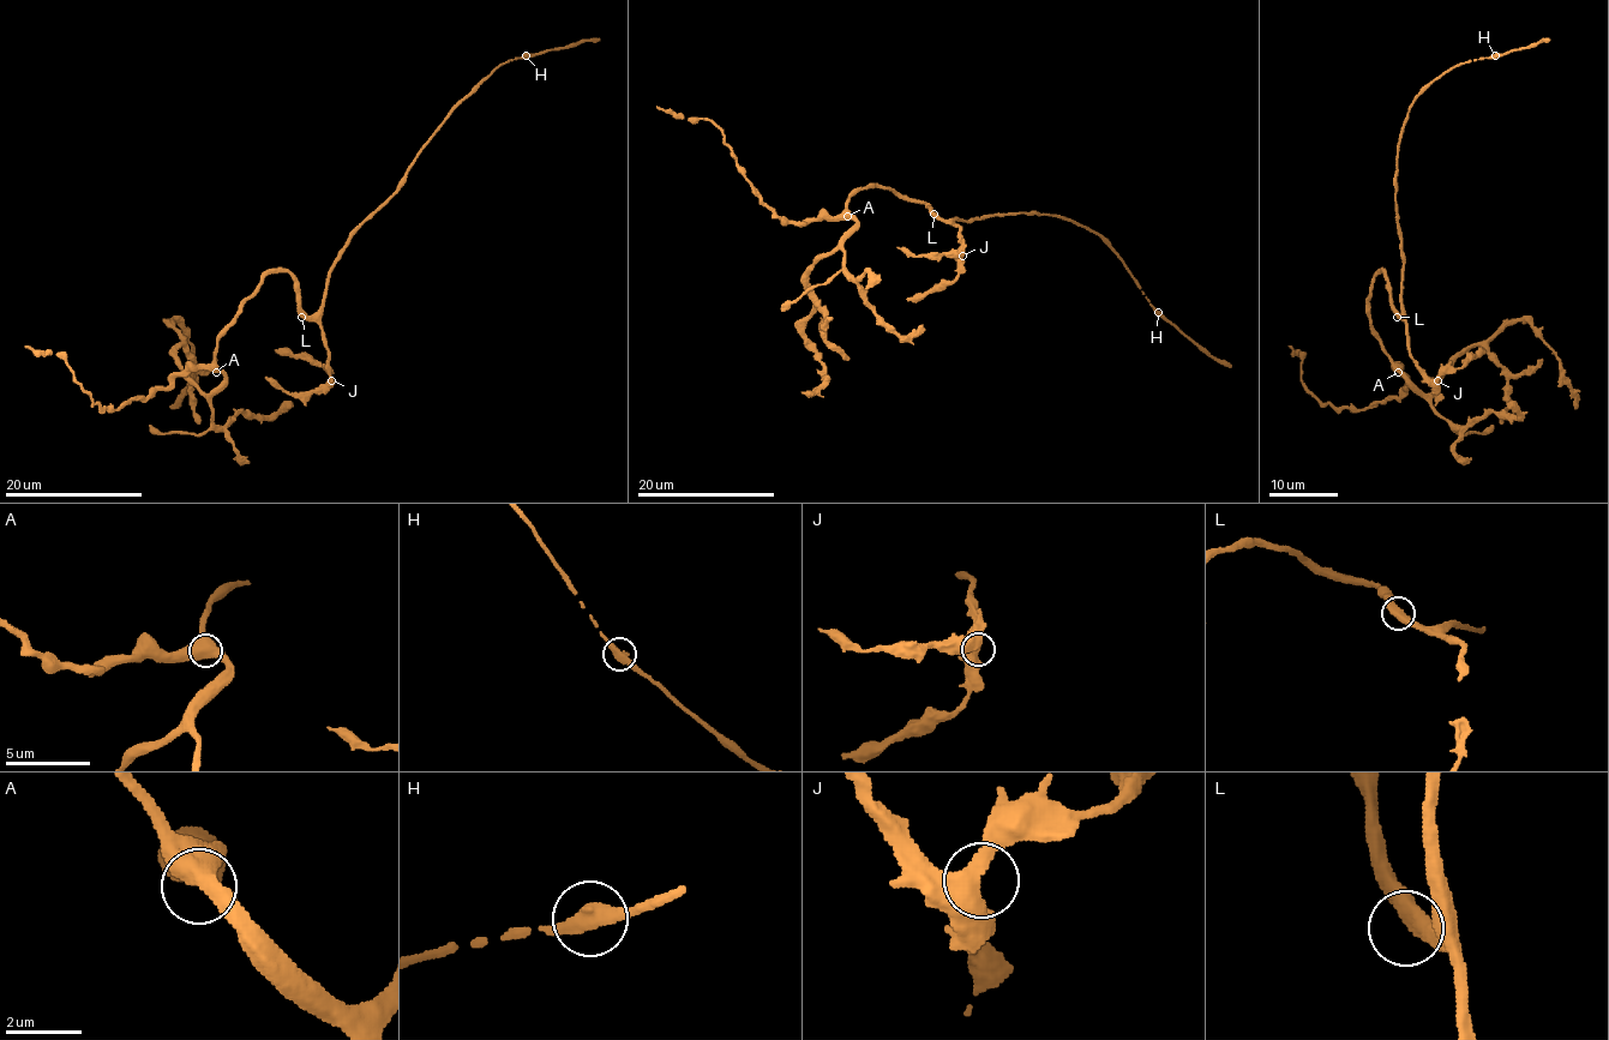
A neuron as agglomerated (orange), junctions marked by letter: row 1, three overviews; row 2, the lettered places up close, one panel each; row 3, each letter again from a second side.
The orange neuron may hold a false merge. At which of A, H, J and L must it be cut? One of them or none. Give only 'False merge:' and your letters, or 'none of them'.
False merge: none of them

